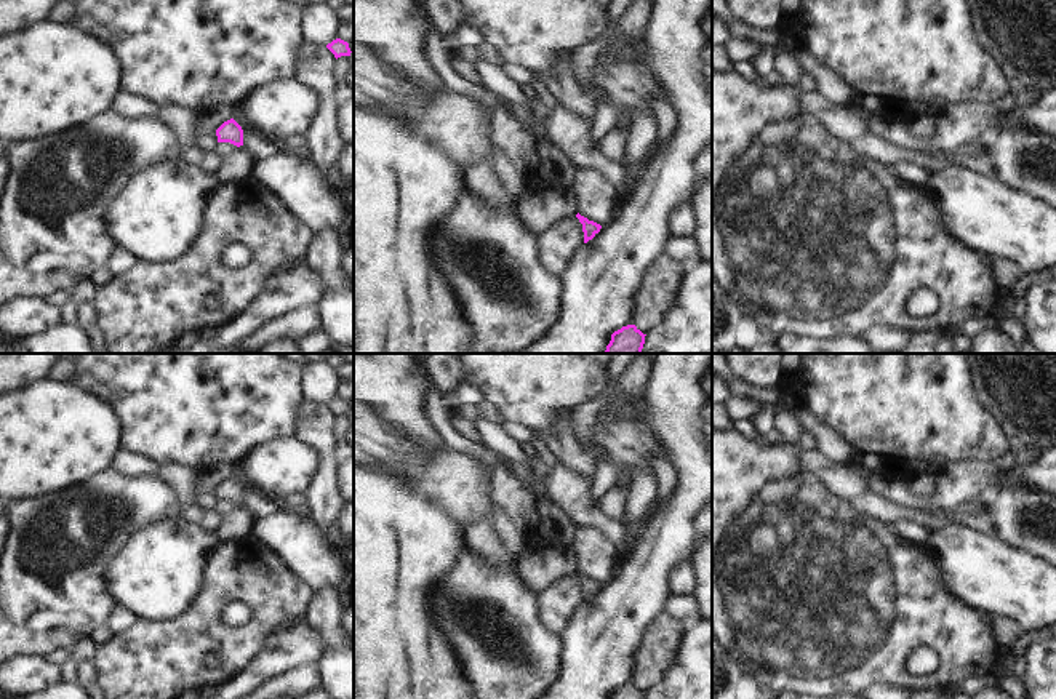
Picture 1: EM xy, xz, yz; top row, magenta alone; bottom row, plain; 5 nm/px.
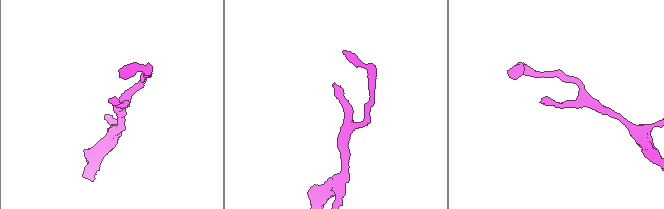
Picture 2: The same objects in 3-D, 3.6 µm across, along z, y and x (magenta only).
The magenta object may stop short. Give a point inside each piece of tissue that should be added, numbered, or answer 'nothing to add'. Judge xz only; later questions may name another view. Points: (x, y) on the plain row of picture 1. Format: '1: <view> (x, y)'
nothing to add

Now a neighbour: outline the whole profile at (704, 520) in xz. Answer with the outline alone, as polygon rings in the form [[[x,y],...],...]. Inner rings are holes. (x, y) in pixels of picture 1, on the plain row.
[[[712,502],[698,517],[698,533],[696,552],[709,537],[712,537]]]

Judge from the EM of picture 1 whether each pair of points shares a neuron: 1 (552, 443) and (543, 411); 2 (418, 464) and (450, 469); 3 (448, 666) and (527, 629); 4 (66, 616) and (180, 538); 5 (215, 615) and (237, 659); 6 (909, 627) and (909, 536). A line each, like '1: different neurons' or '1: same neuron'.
1: different neurons
2: same neuron
3: different neurons
4: different neurons
5: same neuron
6: different neurons

